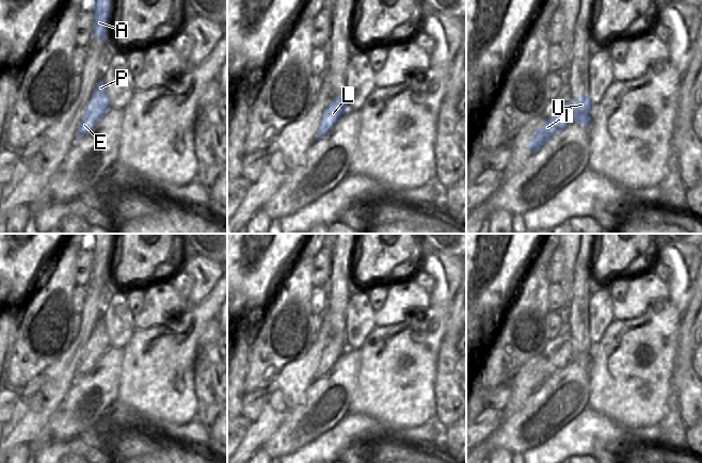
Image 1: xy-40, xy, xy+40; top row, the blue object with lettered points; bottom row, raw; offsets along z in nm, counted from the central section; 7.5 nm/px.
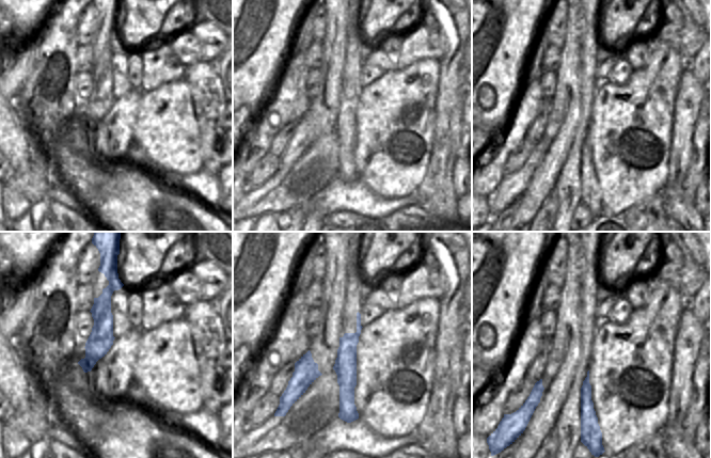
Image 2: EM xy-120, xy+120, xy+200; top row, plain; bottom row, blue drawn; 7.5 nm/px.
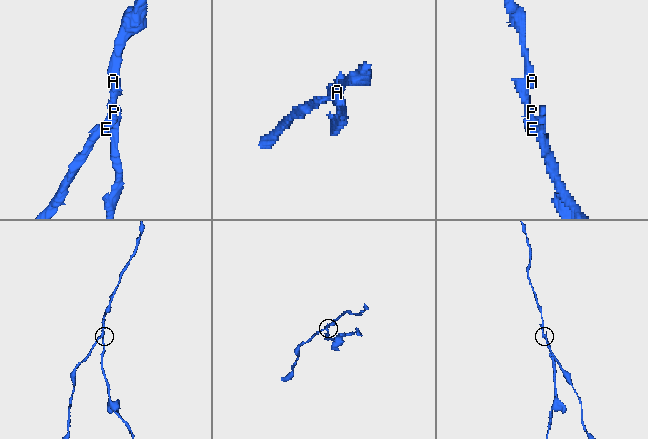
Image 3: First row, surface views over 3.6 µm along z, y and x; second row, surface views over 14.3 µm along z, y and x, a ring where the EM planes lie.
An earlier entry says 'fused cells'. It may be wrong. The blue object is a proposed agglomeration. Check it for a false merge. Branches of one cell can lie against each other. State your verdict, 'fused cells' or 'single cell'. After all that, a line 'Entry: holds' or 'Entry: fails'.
fused cells
Entry: holds

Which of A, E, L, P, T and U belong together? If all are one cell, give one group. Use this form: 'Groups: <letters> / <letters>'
Groups: A E L P T / U

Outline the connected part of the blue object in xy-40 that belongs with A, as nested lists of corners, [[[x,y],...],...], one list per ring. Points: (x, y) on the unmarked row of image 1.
[[[91,234],[91,249],[93,251],[93,268],[91,273],[96,277],[106,276],[106,258],[112,256],[109,249],[114,248],[110,242],[110,234]]]

